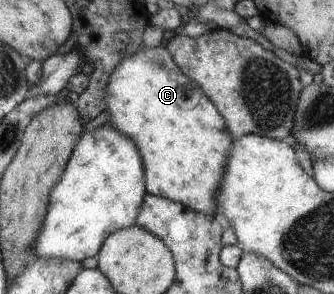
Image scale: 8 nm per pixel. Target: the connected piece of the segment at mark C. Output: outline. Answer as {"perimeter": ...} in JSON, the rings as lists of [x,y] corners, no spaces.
{"perimeter":[[[141,46],[138,52],[123,58],[109,76],[105,101],[108,123],[130,137],[139,150],[145,192],[183,204],[190,211],[214,217],[217,208],[215,192],[219,188],[219,180],[223,178],[232,140],[216,107],[196,83],[180,72],[166,48]]]}

